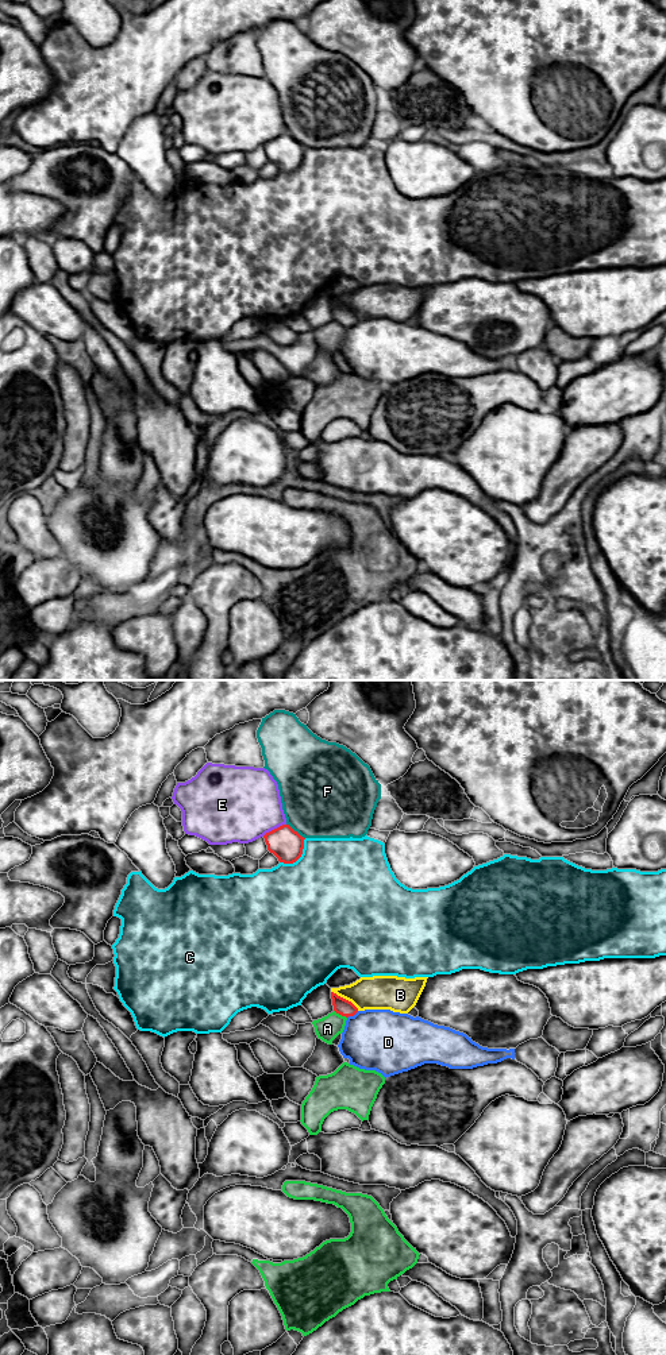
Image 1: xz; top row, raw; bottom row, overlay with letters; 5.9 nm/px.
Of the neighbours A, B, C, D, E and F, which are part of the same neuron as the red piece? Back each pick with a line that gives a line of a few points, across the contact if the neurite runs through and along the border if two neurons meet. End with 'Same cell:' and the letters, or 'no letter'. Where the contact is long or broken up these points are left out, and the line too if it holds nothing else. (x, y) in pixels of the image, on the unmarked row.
Same cell: no letter

